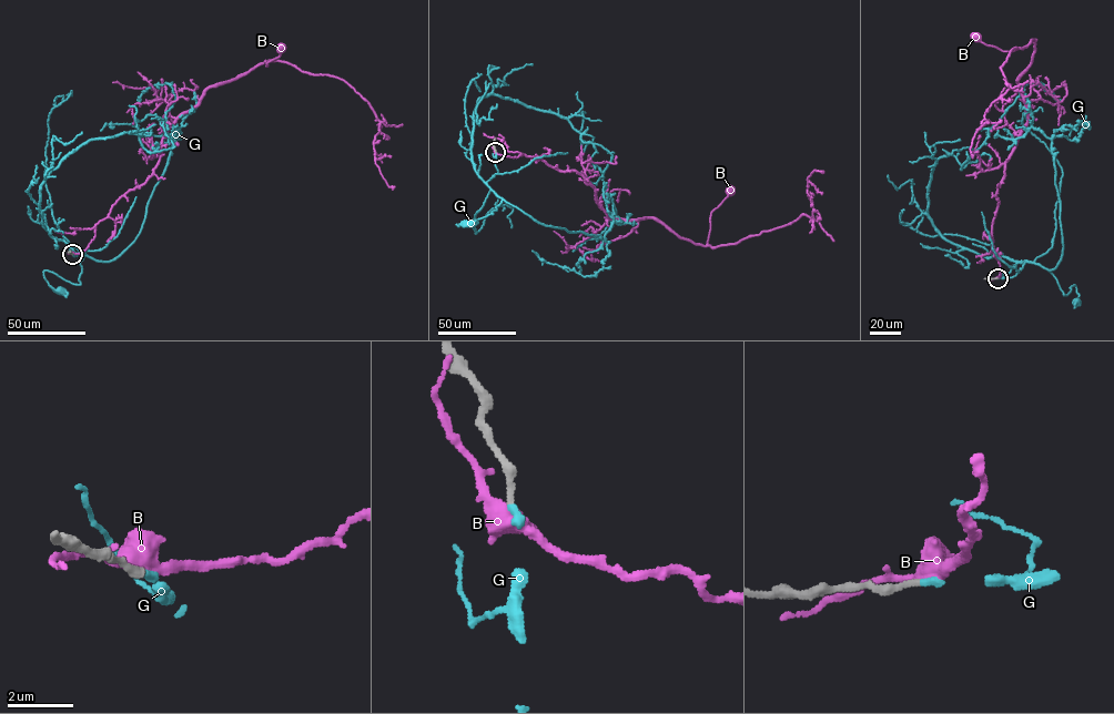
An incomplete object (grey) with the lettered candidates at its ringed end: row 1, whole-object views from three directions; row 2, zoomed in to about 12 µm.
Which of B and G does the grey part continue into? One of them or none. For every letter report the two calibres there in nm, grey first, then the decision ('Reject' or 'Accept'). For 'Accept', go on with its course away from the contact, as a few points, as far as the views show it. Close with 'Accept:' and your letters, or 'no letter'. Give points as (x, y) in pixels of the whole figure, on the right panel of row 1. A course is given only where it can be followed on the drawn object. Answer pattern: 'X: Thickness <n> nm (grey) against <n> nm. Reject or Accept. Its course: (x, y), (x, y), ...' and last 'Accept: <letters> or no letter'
B: Thickness 220 nm (grey) against 420 nm. Reject
G: Thickness 220 nm (grey) against 200 nm. Accept. Its course: (998, 278), (1012, 277), (1031, 261), (1049, 271), (1064, 295), (1075, 285), (1077, 302)
Accept: G

